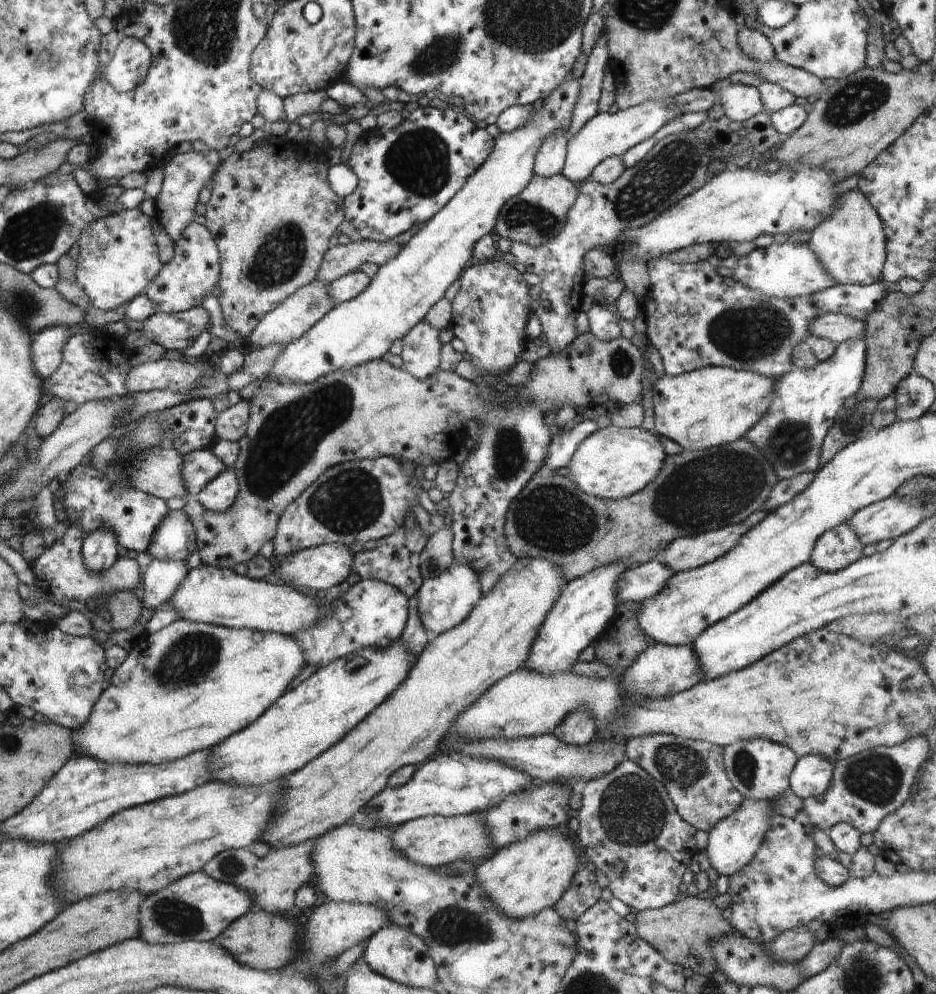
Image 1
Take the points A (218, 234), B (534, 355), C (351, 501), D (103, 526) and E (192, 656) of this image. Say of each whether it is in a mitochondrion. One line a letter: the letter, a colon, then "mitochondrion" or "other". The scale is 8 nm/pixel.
A: other
B: other
C: mitochondrion
D: other
E: mitochondrion

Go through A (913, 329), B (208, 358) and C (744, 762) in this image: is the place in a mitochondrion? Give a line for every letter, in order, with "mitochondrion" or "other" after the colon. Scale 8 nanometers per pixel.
A: other
B: other
C: mitochondrion

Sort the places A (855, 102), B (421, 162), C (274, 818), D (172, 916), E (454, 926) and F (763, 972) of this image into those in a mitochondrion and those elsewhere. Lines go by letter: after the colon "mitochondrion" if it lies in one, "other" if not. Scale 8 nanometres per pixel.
A: mitochondrion
B: mitochondrion
C: other
D: mitochondrion
E: mitochondrion
F: other

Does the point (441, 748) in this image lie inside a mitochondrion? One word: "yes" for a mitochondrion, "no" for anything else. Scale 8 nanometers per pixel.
no

